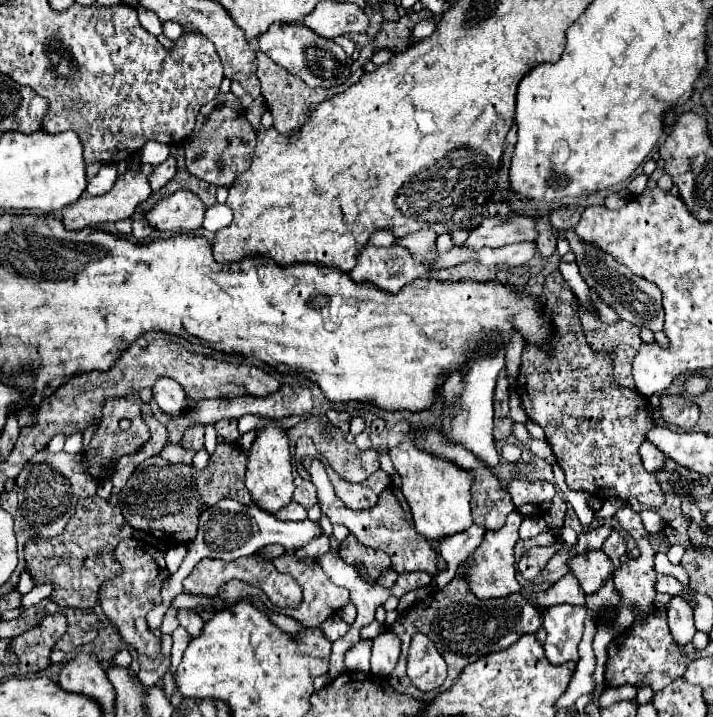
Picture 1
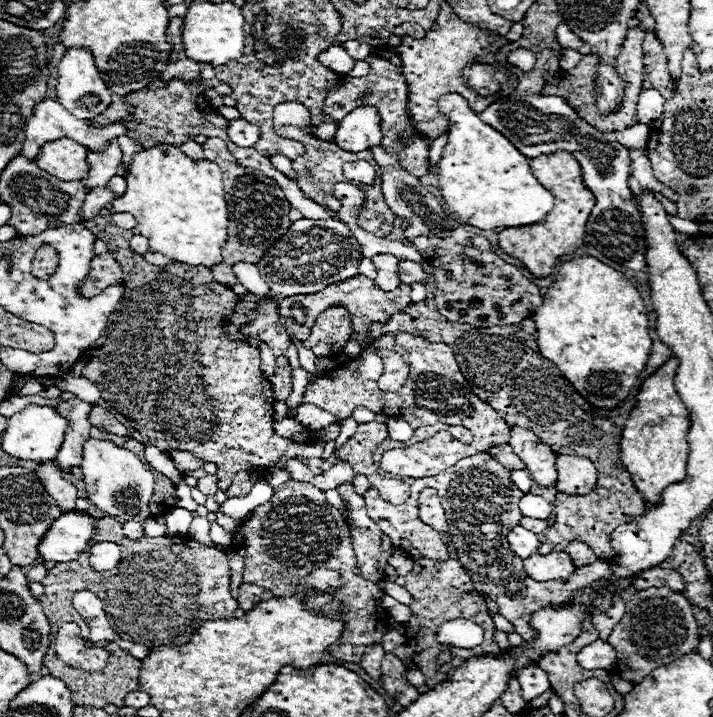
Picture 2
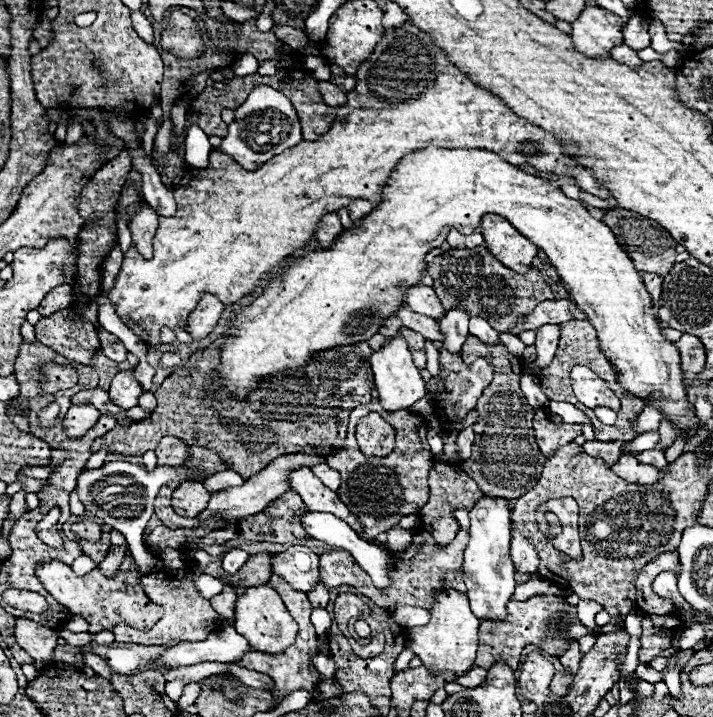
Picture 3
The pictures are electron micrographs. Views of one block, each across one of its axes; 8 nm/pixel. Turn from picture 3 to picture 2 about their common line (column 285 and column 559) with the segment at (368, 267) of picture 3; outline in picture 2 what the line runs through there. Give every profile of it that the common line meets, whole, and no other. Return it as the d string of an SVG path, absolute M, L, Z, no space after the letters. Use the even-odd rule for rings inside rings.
M586 256L572 262L564 262L558 270L556 280L548 288L542 306L534 312L532 320L538 330L538 348L540 354L552 360L566 380L582 394L582 398L594 410L616 410L638 384L640 372L646 368L652 340L648 336L648 316L646 306L638 294L638 290L626 280L624 274L612 270L600 260Z

